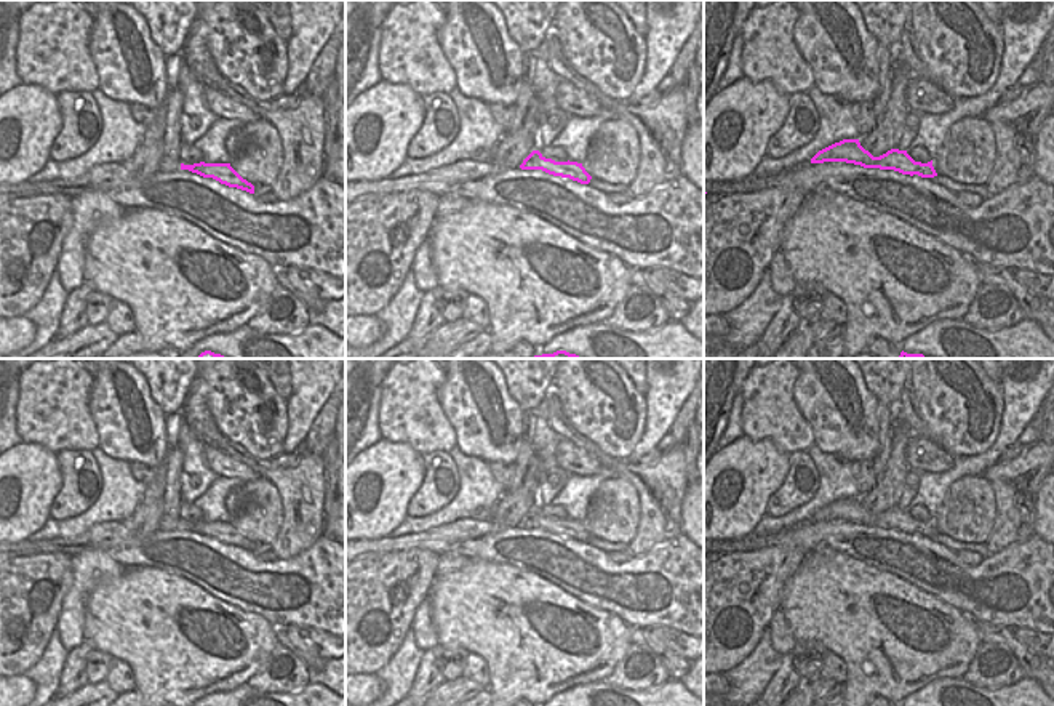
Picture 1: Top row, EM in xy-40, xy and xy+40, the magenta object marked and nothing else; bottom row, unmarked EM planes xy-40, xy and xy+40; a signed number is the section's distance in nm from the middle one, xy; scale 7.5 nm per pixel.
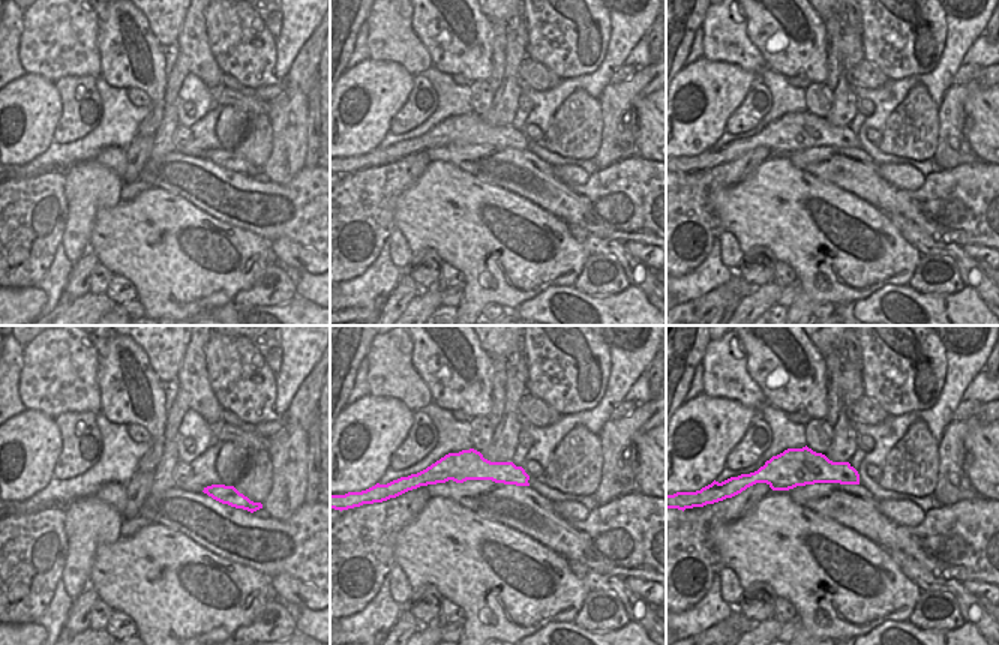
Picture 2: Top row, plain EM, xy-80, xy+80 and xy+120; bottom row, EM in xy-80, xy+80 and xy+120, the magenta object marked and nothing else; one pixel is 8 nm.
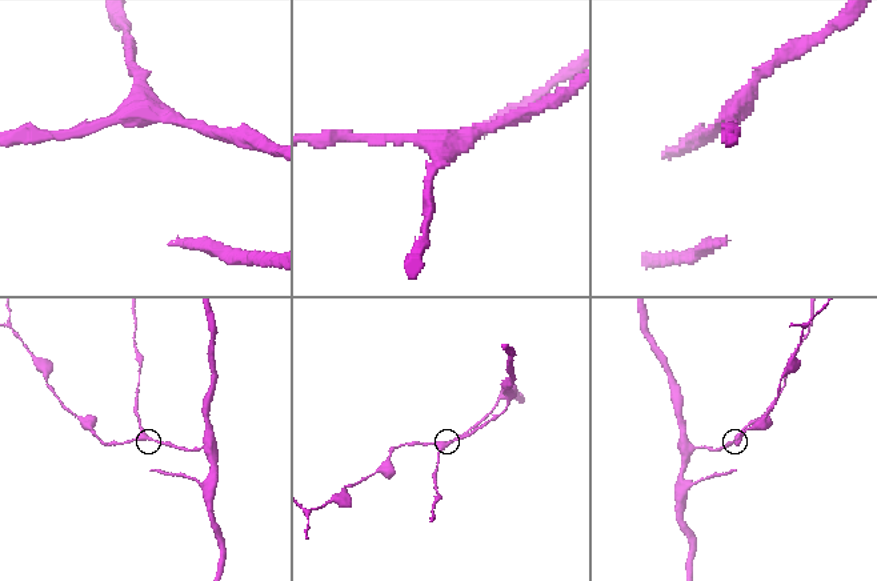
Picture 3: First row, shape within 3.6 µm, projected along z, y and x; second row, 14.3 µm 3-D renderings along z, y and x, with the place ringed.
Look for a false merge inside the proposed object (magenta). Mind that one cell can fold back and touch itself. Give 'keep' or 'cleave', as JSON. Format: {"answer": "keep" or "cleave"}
{"answer": "keep"}

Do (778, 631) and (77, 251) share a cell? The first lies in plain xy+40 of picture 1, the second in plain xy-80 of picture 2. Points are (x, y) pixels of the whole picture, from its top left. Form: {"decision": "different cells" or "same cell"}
{"decision": "same cell"}

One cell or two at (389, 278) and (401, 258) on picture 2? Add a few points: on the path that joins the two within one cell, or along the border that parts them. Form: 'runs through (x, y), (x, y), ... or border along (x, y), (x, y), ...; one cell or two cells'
border along (386, 242), (390, 260), (402, 272); two cells

